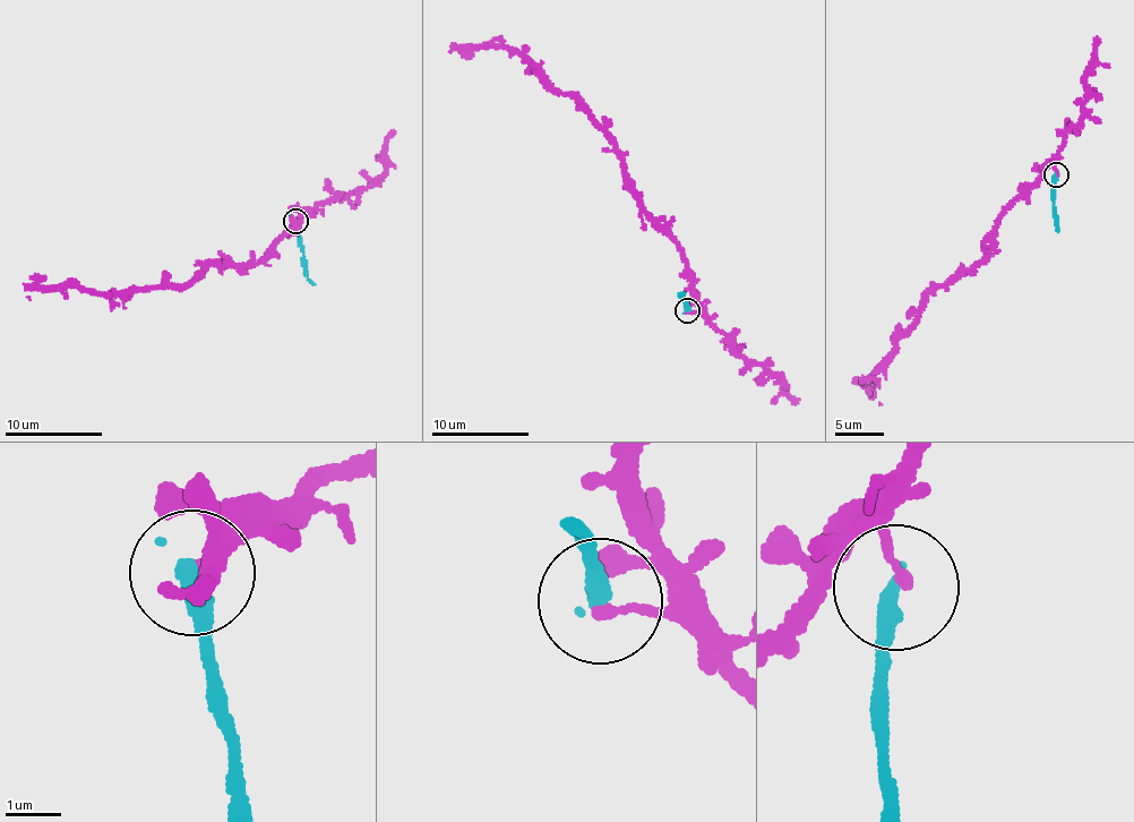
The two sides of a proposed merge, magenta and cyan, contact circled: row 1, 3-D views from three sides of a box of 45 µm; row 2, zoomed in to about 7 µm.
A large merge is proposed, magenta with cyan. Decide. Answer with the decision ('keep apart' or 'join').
keep apart

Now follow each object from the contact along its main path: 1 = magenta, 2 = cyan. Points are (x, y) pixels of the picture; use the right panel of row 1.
1: (1057, 174), (1050, 165), (1005, 211), (980, 260), (958, 271), (944, 284), (934, 285), (865, 384), (882, 404)
2: (1055, 176), (1057, 231)

